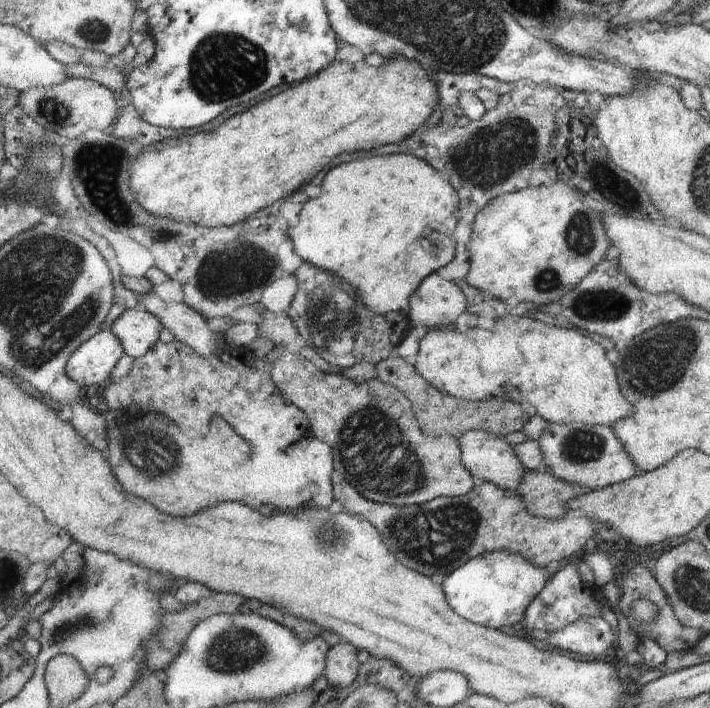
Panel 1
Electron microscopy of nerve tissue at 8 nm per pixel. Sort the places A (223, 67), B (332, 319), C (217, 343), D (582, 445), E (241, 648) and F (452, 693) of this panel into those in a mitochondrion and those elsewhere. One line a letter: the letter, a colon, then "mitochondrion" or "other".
A: mitochondrion
B: mitochondrion
C: other
D: mitochondrion
E: mitochondrion
F: other

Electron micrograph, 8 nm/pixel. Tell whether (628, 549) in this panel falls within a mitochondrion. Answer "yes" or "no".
no

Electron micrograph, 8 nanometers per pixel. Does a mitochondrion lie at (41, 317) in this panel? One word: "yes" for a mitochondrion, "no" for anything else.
yes

